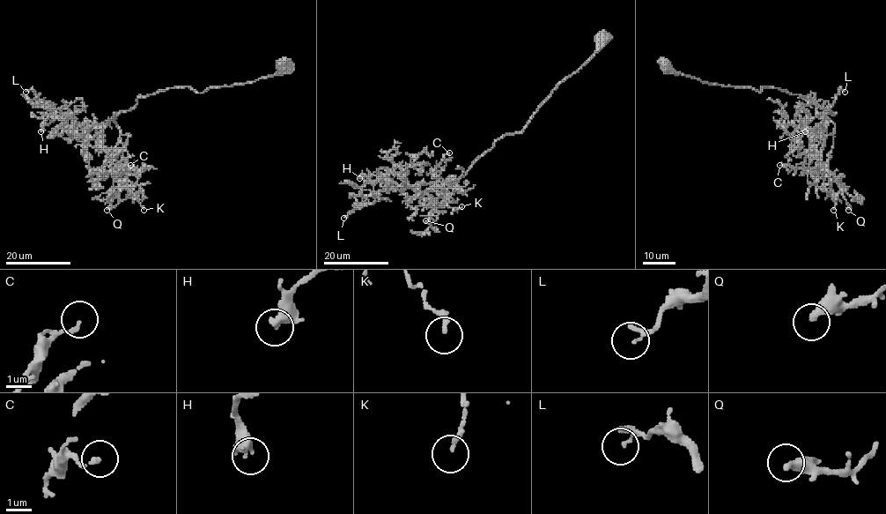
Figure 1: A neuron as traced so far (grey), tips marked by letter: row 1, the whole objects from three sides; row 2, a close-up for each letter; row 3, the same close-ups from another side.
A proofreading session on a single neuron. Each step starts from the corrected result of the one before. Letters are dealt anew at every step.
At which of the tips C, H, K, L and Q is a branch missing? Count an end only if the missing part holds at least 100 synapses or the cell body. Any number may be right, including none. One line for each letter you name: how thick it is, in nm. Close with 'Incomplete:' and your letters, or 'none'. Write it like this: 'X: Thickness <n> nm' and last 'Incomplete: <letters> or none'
Incomplete: none

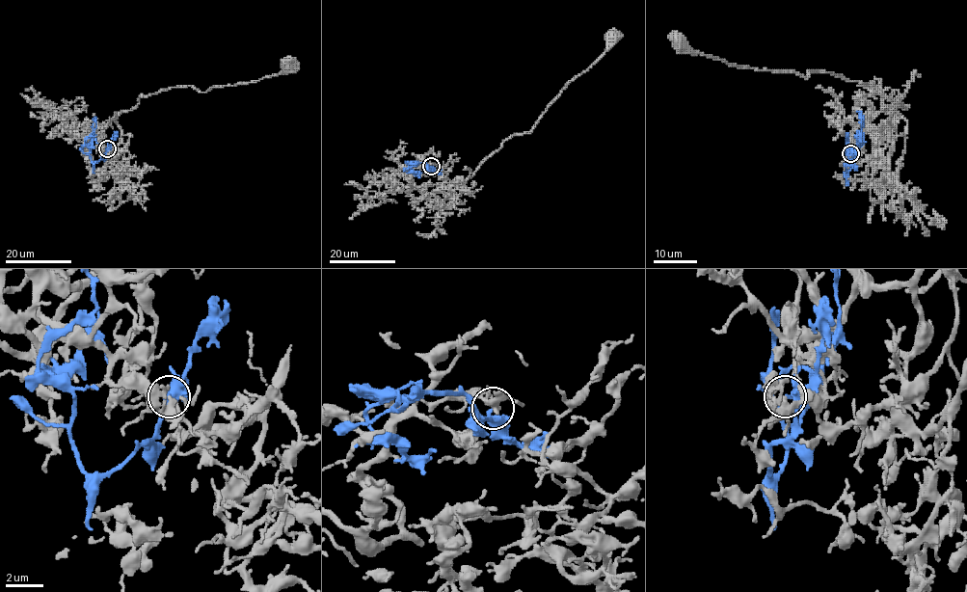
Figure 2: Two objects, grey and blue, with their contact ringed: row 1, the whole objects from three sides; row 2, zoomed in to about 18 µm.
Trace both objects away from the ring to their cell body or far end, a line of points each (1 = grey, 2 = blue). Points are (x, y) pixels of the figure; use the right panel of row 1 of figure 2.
1: (849, 153), (852, 141), (900, 103), (831, 72), (809, 69), (804, 78), (730, 65), (678, 39)
2: (849, 153), (852, 161), (846, 165), (847, 172), (847, 149), (862, 140), (858, 111)

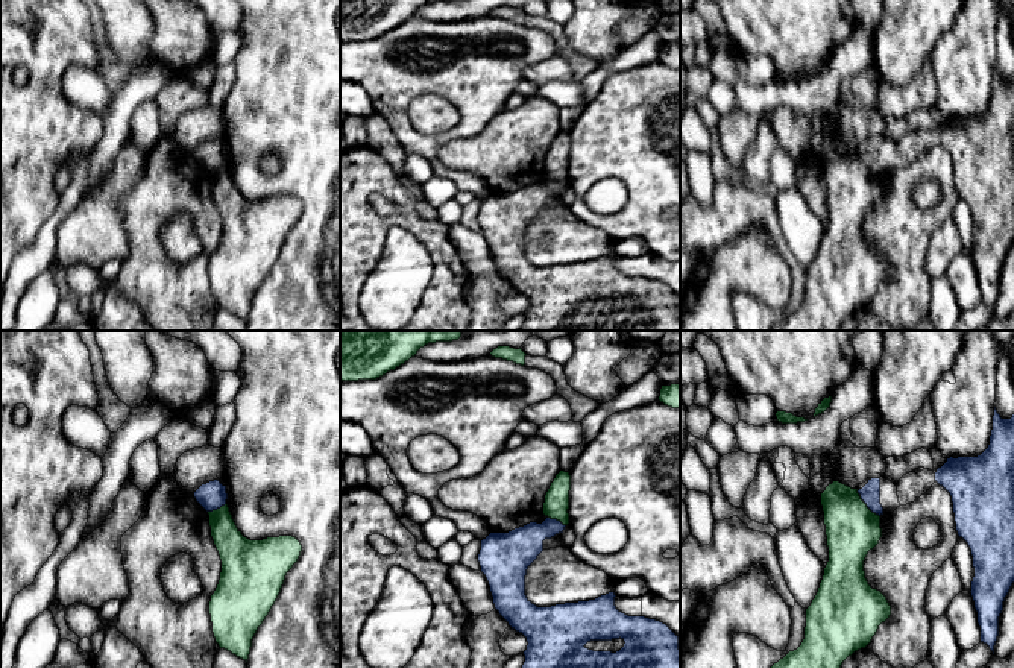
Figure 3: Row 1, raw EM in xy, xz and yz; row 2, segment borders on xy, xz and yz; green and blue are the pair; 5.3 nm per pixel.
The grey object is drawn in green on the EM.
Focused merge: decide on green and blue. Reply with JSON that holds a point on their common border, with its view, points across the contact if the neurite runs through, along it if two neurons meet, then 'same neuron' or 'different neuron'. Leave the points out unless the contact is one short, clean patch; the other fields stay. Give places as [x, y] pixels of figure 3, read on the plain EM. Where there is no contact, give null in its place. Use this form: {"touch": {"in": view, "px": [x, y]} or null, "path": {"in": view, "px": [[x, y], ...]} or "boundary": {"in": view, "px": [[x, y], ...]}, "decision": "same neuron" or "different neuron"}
{"touch": {"in": "yz", "px": [867, 167]}, "boundary": {"in": "yz", "px": [[859, 157], [879, 176]]}, "decision": "different neuron"}

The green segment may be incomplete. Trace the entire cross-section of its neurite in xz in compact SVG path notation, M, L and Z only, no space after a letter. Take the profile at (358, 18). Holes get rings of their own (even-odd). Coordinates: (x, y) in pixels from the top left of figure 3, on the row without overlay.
M340 0L340 41L376 39L376 38L386 35L387 32L395 30L405 21L408 21L425 5L436 3L436 2L452 2L452 0Z

